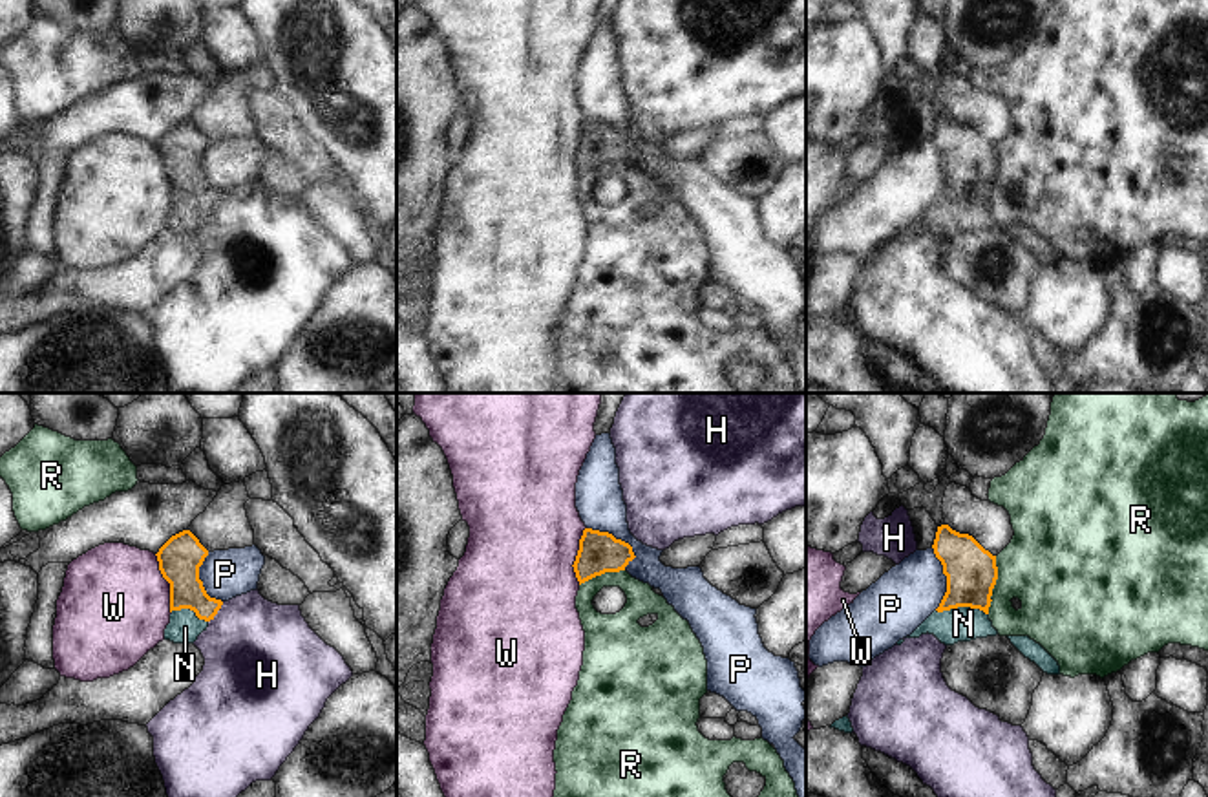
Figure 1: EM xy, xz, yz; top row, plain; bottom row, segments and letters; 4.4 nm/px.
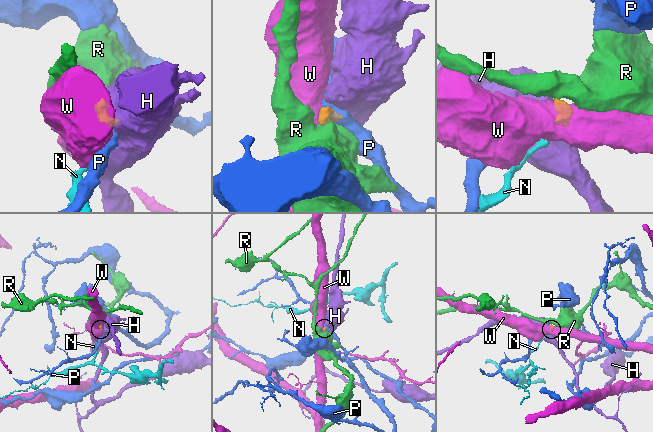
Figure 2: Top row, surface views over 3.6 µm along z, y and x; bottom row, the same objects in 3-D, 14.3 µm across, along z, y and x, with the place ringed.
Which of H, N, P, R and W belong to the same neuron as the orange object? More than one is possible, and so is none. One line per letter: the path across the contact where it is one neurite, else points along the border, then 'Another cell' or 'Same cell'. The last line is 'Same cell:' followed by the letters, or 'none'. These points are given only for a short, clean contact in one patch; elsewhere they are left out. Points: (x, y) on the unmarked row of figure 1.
H: Boundary: xy (223, 192), (209, 212). Another cell
N: Path across: yz (971, 161), (962, 196), (964, 214). Same cell
P: Another cell
R: Boundary: yz (996, 147), (996, 174), (987, 203). Another cell
W: Boundary: xy (154, 145), (159, 163), (169, 174), (170, 203). Another cell
Same cell: N.

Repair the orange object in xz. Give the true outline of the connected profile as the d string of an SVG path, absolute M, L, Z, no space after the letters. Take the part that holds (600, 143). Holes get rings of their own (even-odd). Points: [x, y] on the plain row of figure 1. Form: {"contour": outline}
{"contour": "M585 119L574 152L576 168L581 174L605 163L620 163L634 150L632 137L609 122Z"}

